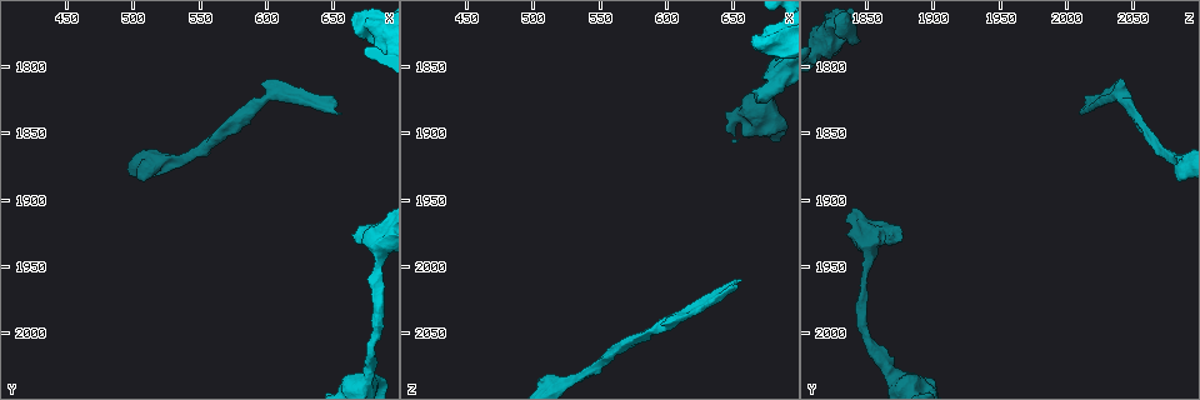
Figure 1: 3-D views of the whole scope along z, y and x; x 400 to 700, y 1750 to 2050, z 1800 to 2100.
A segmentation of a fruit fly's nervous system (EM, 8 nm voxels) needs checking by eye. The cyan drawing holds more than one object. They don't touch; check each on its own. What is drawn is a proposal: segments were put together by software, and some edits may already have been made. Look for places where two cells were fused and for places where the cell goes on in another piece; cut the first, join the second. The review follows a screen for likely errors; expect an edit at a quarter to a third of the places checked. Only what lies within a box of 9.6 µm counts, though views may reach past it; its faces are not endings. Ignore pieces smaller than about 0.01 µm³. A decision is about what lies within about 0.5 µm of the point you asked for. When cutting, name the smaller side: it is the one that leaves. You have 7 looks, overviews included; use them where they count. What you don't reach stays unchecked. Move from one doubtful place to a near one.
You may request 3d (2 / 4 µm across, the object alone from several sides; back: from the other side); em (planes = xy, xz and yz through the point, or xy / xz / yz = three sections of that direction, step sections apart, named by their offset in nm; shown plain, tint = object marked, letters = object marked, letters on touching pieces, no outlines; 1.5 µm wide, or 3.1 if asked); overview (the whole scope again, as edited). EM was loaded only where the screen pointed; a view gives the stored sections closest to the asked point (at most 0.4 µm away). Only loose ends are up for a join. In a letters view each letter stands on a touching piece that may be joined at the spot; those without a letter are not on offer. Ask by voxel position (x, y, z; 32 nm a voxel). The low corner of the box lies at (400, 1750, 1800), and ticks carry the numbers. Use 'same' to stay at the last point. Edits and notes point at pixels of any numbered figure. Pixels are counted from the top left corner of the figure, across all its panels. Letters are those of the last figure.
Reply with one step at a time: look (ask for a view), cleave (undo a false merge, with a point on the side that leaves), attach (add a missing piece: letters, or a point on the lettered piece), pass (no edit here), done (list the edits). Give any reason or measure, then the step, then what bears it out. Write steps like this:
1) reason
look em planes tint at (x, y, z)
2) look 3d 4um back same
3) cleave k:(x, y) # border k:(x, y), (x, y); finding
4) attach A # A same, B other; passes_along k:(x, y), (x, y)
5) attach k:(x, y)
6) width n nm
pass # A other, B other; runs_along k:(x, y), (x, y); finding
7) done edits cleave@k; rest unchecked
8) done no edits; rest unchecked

thick turns thin
look em planes plain at (678, 2030, 1870)

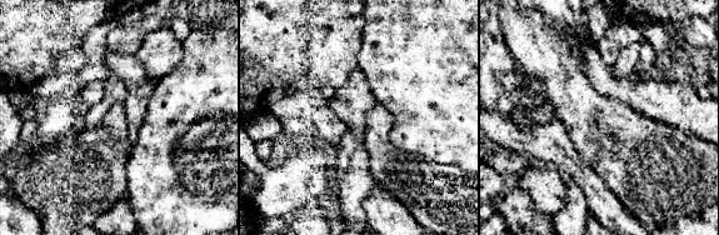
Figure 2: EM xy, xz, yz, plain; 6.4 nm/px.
look em planes letters same

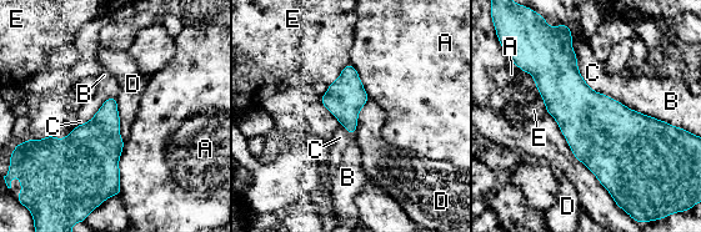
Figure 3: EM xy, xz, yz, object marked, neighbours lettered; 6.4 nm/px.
pass # A other, B other, C other, D other, E other; border 3:(114, 97), (124, 142); continuous, no second cell

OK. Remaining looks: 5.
stops while still wide
look em planes tint at (666, 1930, 1874)

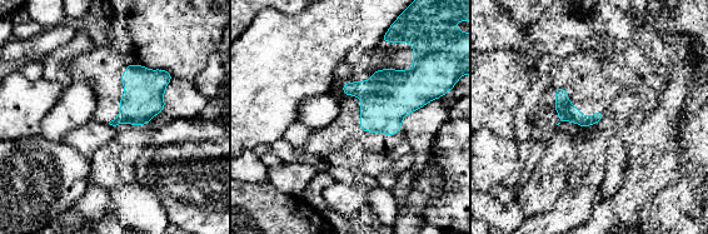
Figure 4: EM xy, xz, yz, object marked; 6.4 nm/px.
look em planes letters same

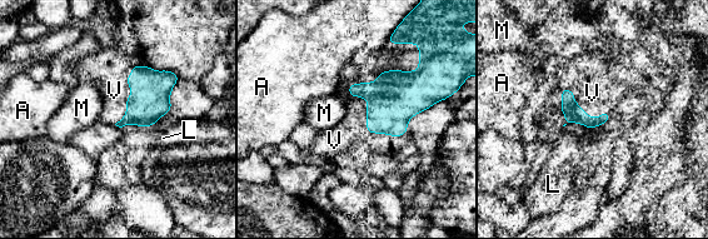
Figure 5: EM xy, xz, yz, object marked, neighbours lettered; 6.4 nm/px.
longest_contact V 380 nm
attach V # A other, L other, M other, V same; the cell continues

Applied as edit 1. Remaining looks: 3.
look overview

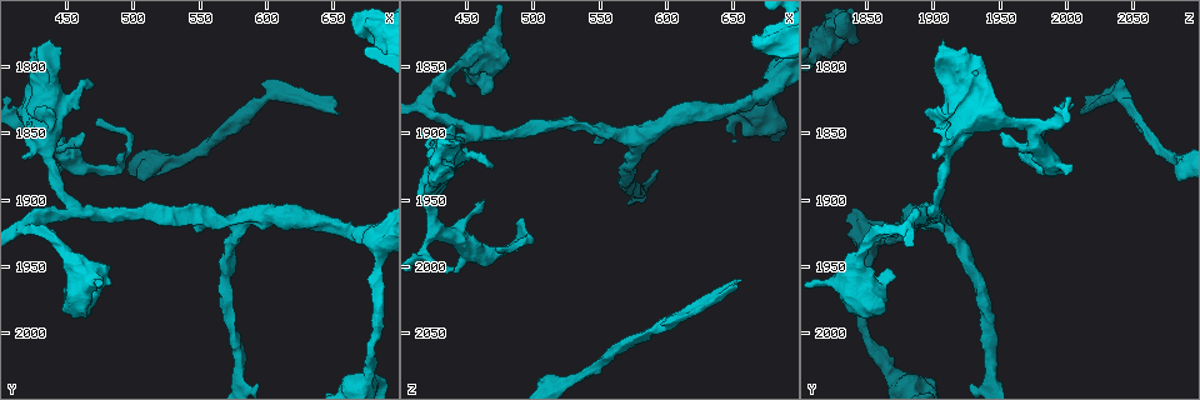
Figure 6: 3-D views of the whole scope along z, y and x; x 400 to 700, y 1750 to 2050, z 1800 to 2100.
branch stops here
look em yz step 8 letters at (654, 1834, 2010)

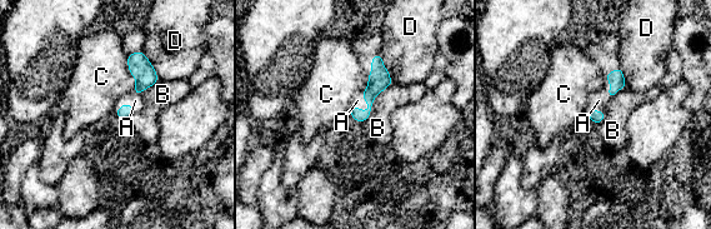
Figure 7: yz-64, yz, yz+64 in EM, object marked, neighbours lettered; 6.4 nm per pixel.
look em planes letters same

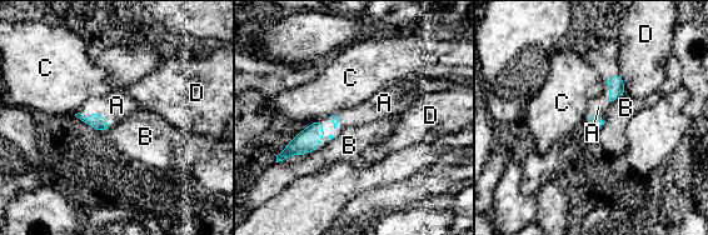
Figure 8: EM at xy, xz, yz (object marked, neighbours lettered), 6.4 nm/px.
attach A # A same, B other, C other, D other; the cell continues

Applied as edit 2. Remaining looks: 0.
done edits attach@5, attach@8; rest unchecked

